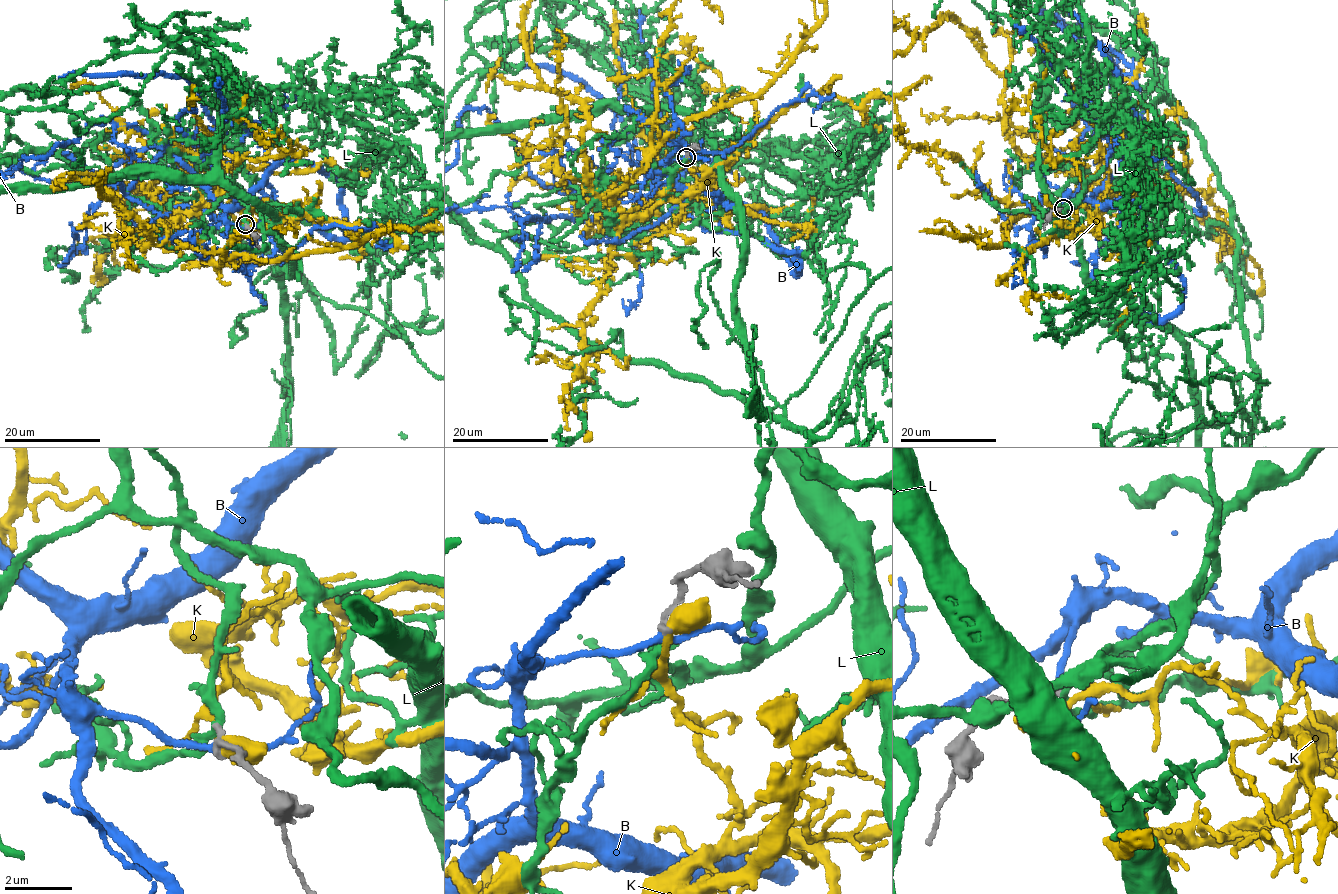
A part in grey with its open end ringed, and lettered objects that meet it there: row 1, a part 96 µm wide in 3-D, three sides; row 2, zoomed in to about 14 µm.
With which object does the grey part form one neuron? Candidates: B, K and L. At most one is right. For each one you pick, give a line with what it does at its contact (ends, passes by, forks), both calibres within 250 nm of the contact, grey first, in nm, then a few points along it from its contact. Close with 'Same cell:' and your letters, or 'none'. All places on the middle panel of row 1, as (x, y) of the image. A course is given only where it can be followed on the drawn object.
Same cell: none

